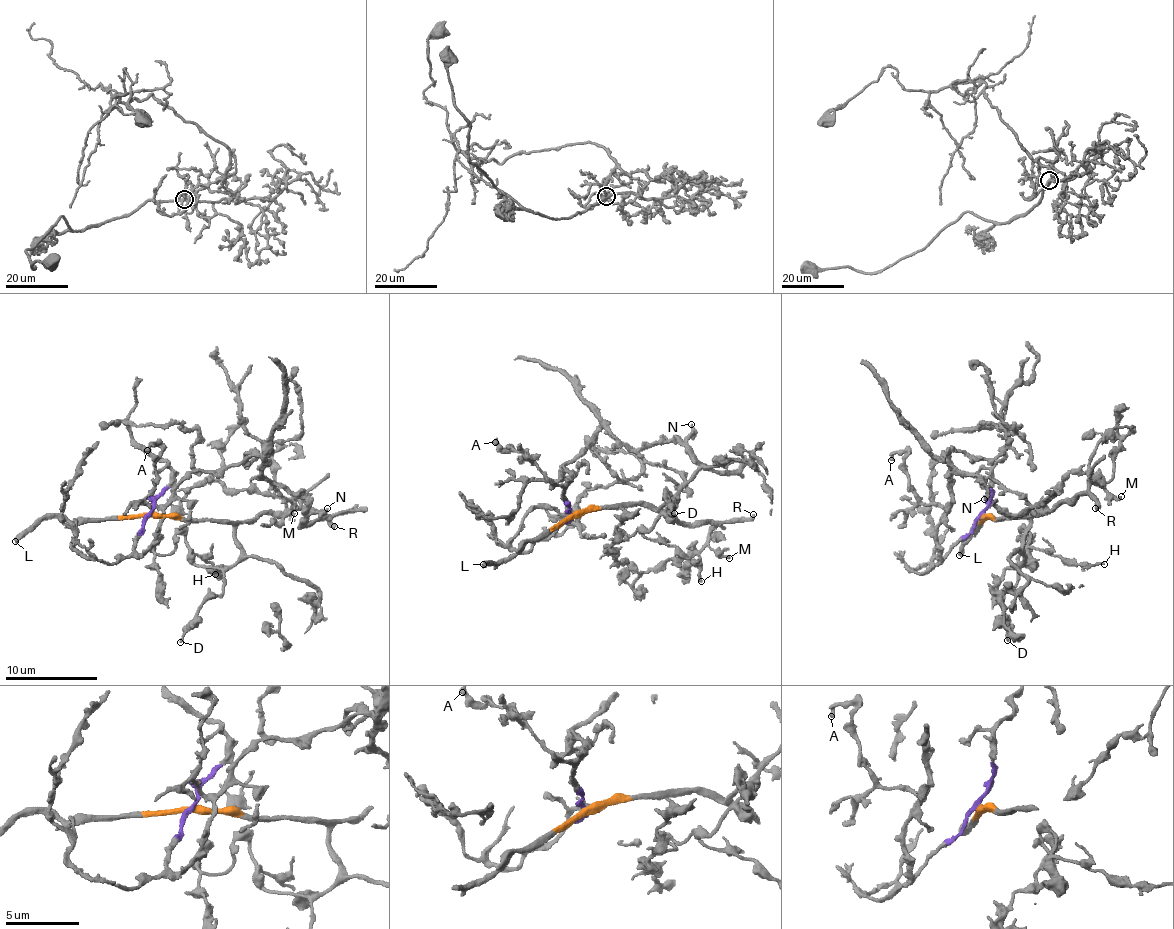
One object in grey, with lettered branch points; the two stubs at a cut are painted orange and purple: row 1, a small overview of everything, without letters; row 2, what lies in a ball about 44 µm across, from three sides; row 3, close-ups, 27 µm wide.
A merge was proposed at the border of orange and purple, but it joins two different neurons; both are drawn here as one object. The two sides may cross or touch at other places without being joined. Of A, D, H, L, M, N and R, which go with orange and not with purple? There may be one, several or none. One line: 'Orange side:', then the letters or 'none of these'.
Orange side: D, H, L, M, R

